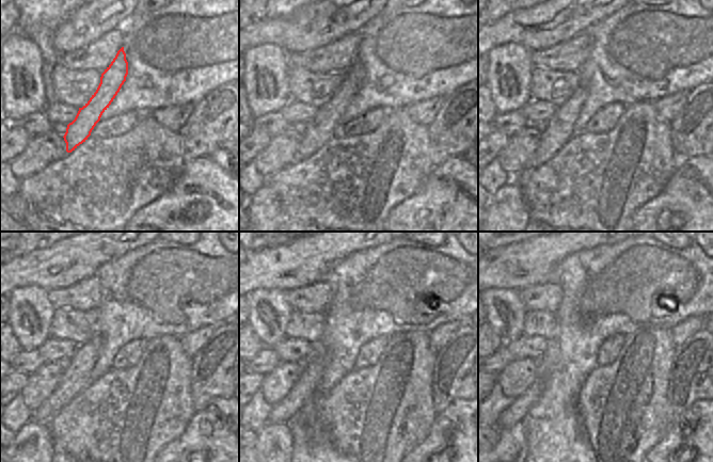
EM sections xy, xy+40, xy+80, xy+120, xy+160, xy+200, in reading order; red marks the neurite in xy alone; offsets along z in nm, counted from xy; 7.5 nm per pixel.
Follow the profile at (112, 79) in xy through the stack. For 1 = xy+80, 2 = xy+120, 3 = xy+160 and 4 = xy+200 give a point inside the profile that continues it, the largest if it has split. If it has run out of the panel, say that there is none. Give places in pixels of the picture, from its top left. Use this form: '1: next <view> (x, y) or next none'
1: next xy+80 (560, 127)
2: next xy+120 (77, 375)
3: next xy+160 (306, 386)
4: next xy+200 (516, 412)

